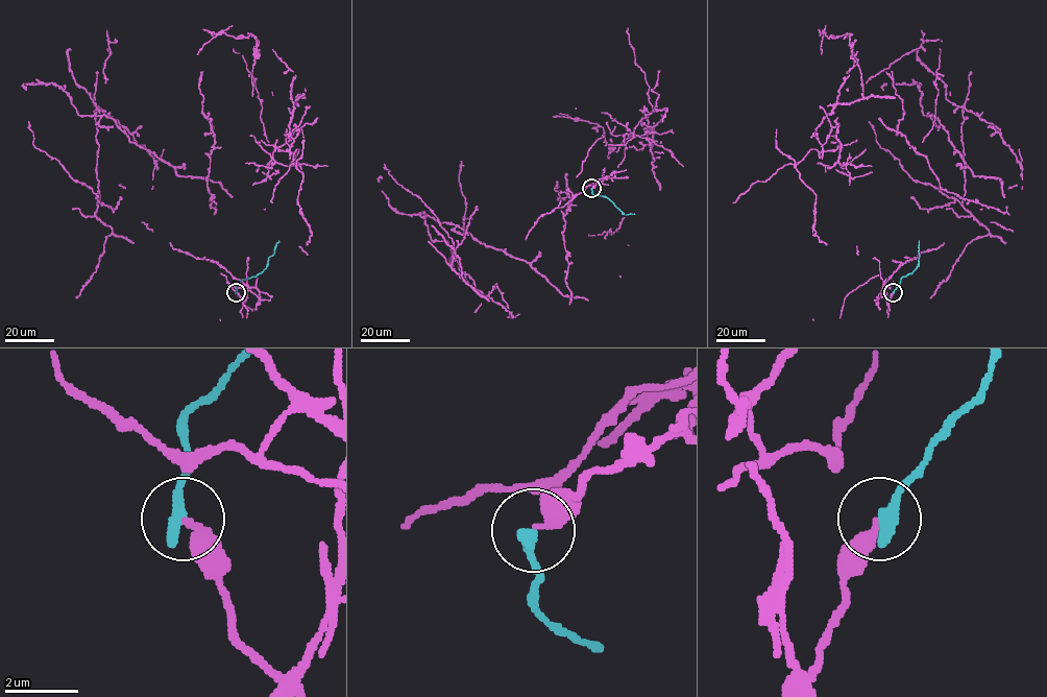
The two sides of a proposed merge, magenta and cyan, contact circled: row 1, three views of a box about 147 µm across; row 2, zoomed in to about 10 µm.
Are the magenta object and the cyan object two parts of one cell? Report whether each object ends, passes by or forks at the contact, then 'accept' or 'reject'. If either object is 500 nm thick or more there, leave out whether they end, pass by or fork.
magenta ends | cyan ends | reject

